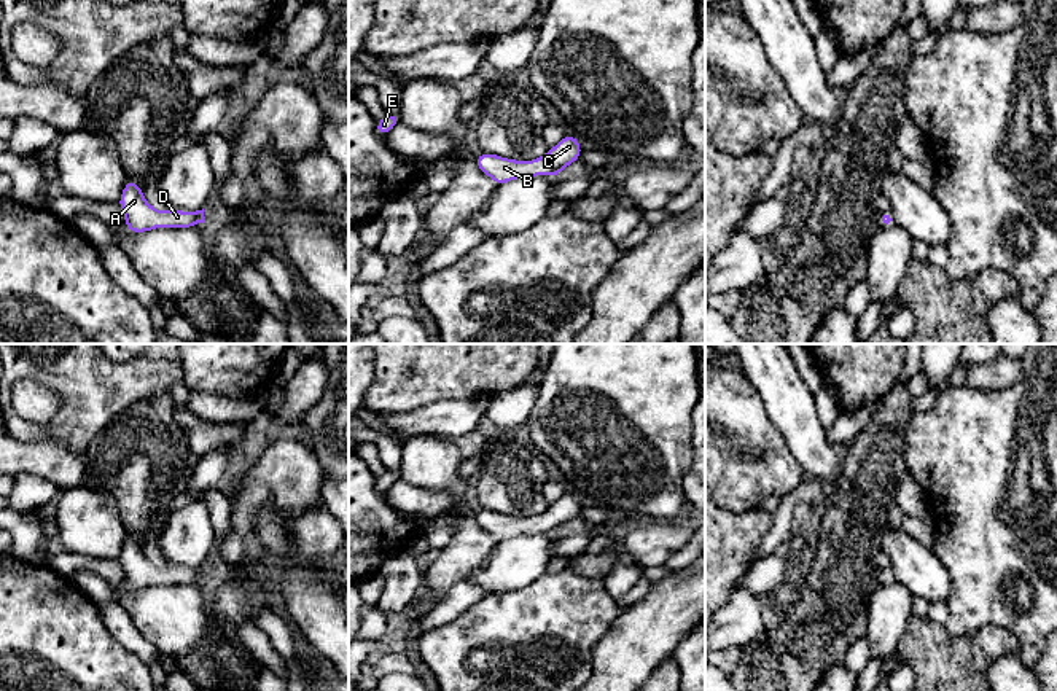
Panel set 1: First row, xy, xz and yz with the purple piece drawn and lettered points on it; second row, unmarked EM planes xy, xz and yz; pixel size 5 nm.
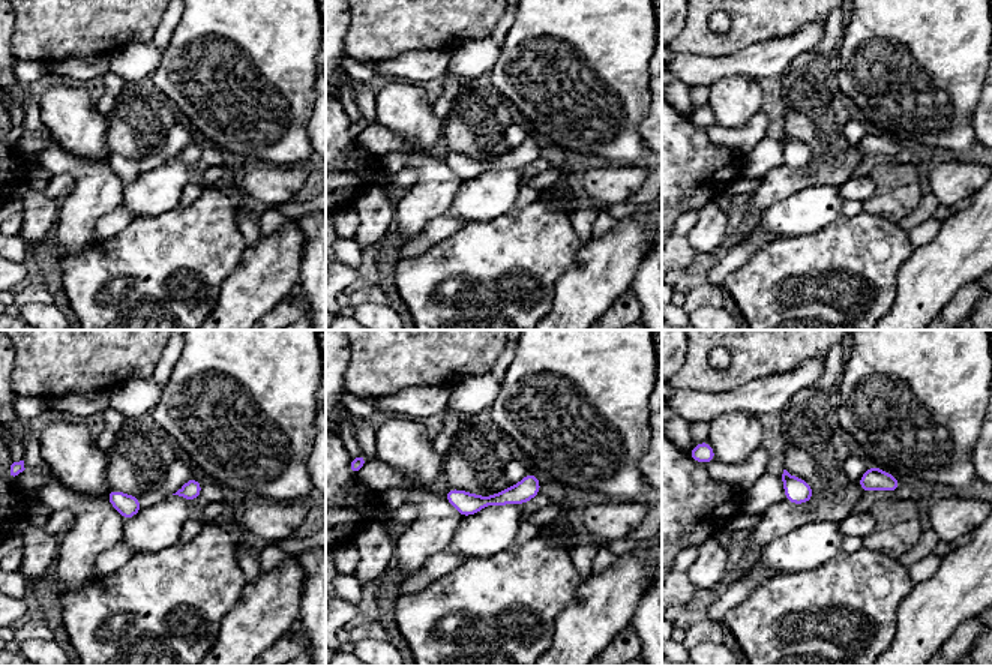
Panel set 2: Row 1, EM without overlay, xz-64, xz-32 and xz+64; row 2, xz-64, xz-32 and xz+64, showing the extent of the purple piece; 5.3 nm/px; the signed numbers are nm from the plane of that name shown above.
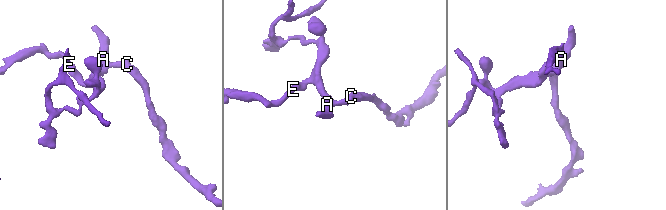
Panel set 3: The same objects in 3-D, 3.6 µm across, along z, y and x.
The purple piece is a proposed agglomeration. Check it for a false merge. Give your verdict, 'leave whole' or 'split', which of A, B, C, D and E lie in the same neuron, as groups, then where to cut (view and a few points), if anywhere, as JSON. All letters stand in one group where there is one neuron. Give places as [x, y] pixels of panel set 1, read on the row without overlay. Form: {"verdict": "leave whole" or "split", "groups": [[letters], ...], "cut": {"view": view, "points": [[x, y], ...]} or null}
{"verdict": "leave whole", "groups": [["A", "B", "C", "D", "E"]], "cut": null}

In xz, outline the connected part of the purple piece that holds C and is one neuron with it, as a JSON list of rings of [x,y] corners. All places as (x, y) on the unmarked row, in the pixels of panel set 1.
[[[567,490],[548,509],[532,517],[516,517],[492,509],[481,509],[474,519],[481,529],[490,533],[495,541],[513,538],[519,533],[559,533],[560,527],[578,517],[584,506],[573,490]]]

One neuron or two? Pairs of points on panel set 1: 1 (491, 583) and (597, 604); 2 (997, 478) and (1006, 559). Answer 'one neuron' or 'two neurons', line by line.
1: two neurons
2: one neuron

